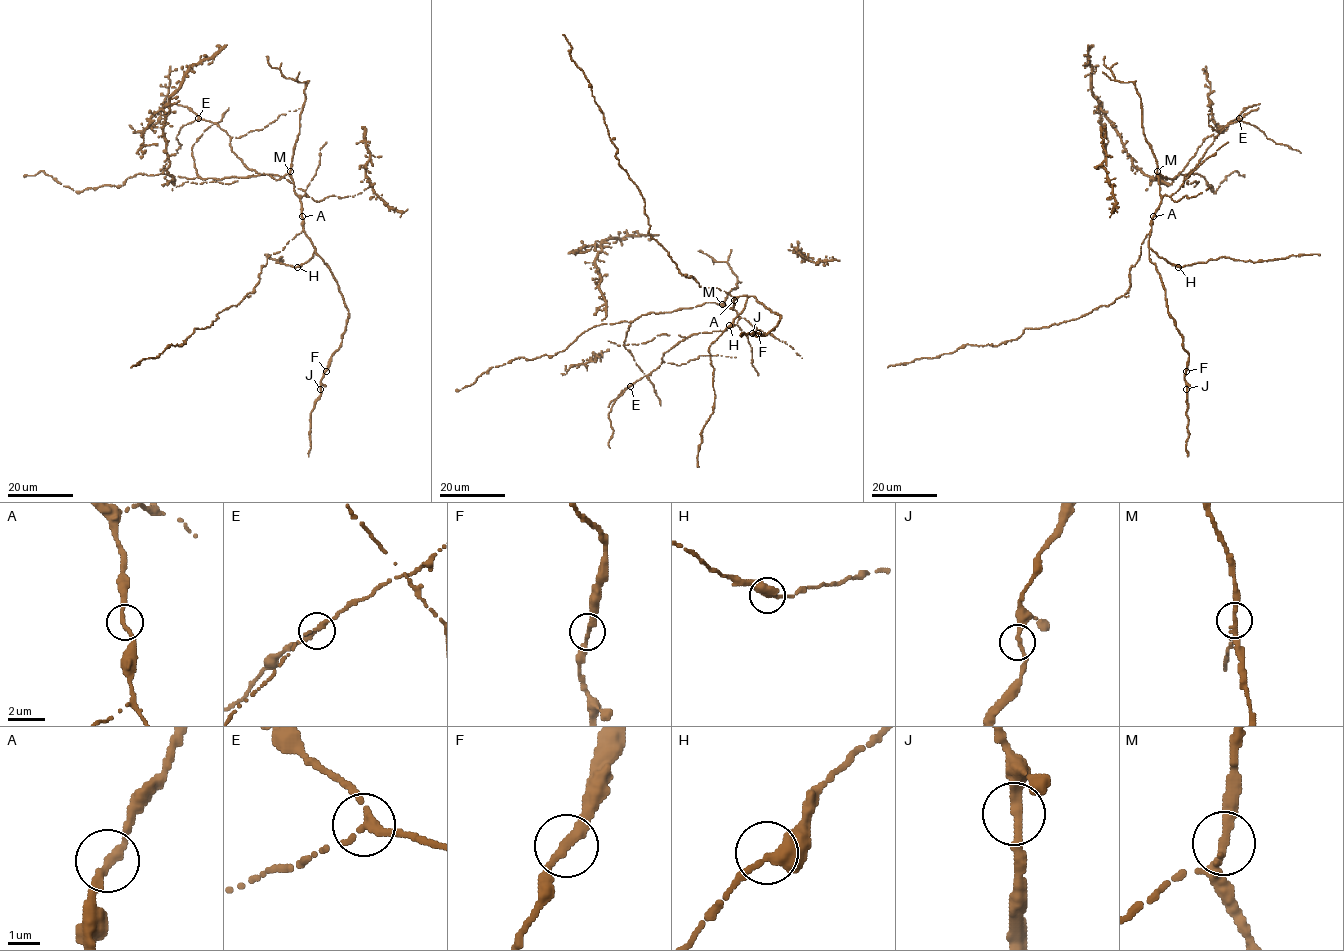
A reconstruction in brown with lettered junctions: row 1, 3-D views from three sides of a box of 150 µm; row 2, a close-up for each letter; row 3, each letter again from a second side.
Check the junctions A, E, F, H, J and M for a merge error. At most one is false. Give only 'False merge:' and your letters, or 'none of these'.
False merge: none of these

